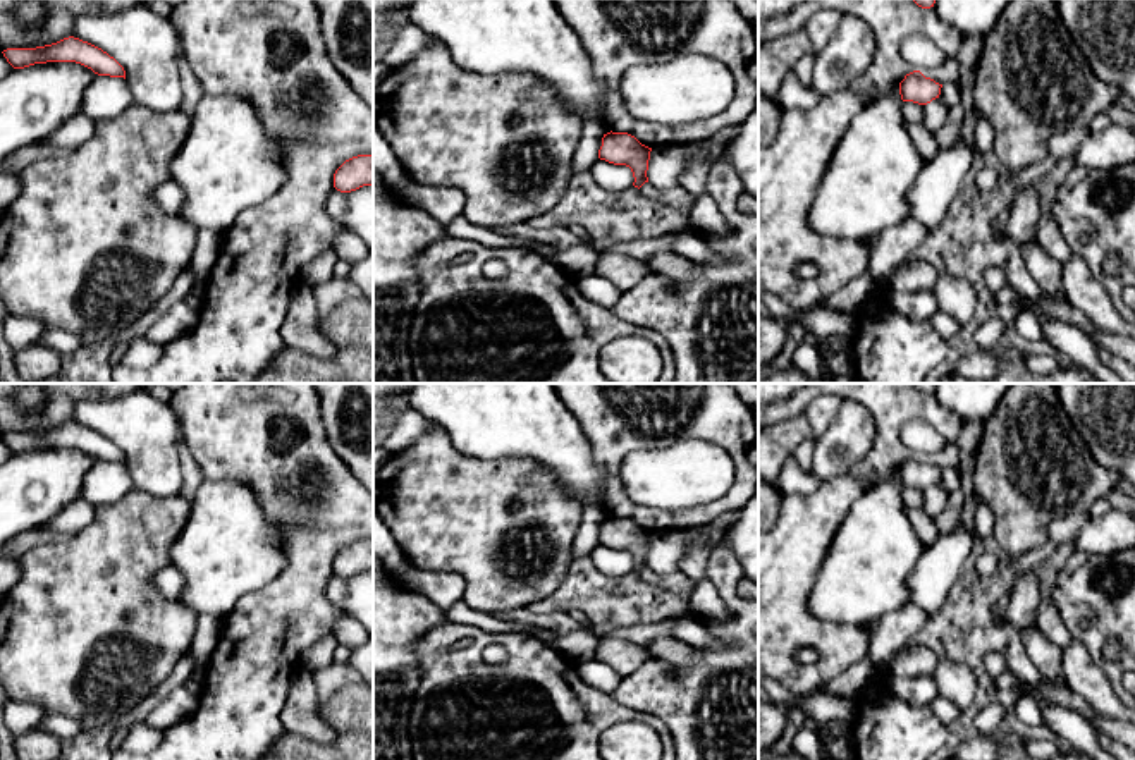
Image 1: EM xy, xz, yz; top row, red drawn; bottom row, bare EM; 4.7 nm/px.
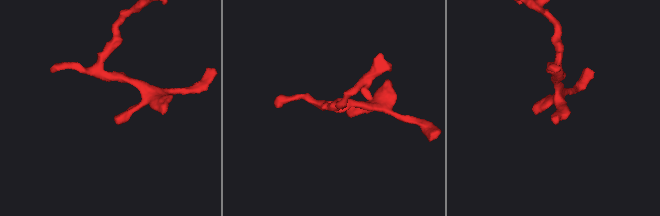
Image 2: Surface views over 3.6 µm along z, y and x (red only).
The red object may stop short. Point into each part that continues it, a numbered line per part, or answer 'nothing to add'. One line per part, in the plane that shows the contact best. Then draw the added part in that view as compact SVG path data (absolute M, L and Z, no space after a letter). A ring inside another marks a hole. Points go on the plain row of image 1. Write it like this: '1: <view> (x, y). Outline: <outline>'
nothing to add

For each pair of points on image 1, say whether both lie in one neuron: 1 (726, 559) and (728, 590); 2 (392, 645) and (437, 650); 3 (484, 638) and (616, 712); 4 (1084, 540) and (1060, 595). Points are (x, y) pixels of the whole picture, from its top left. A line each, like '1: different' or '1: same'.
1: same
2: different
3: same
4: different

